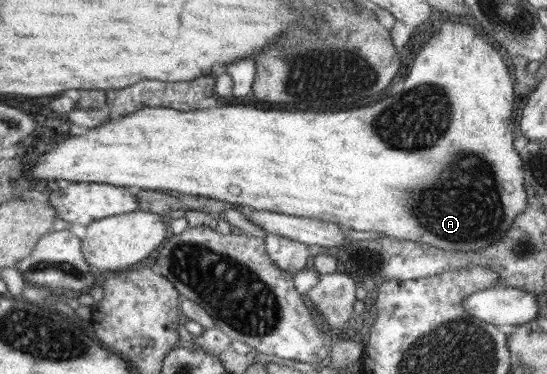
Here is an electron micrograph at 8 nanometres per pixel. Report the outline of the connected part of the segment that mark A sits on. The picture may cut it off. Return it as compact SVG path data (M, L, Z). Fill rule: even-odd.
M449 20L449 22L443 22L440 26L440 30L432 36L432 41L428 41L428 43L424 45L424 49L418 53L418 57L414 57L414 63L412 63L412 67L410 67L410 74L406 81L404 81L404 91L388 97L390 101L386 99L384 101L378 101L378 103L374 103L374 105L366 105L366 107L356 107L356 109L348 109L348 111L324 111L324 113L314 113L314 111L280 111L280 109L264 111L264 109L246 107L246 105L226 105L226 107L224 107L224 105L222 105L222 107L220 107L220 105L213 105L204 108L204 111L202 111L202 109L182 111L162 107L156 109L142 109L126 116L113 117L112 120L108 121L108 123L104 124L104 127L100 127L100 129L96 127L96 129L90 129L90 131L86 131L86 133L82 133L82 135L78 135L78 137L68 137L66 141L62 141L62 143L56 145L54 149L46 151L40 160L36 159L36 163L34 163L34 166L28 171L30 171L30 175L32 175L34 179L40 177L40 179L65 179L66 181L76 183L104 183L106 185L126 187L131 190L154 190L157 192L178 191L180 194L186 193L193 196L206 196L241 207L248 206L257 209L256 211L267 210L273 213L282 213L307 219L318 219L322 222L334 223L346 230L382 234L404 241L416 241L420 244L437 247L438 249L448 251L478 251L479 249L484 249L489 245L495 244L497 241L503 239L504 236L507 236L508 230L511 229L511 226L515 222L515 218L519 217L528 205L528 192L524 185L524 171L522 171L522 157L516 153L516 149L514 149L514 145L512 145L512 141L514 141L514 129L517 128L514 127L512 121L510 121L510 119L512 119L512 113L514 113L514 91L512 91L512 85L514 85L514 79L510 77L510 71L508 71L506 63L502 61L500 53L498 53L492 45L488 45L488 43L484 41L484 37L478 35L478 31L476 31L474 27L470 27L468 24L458 24Z

